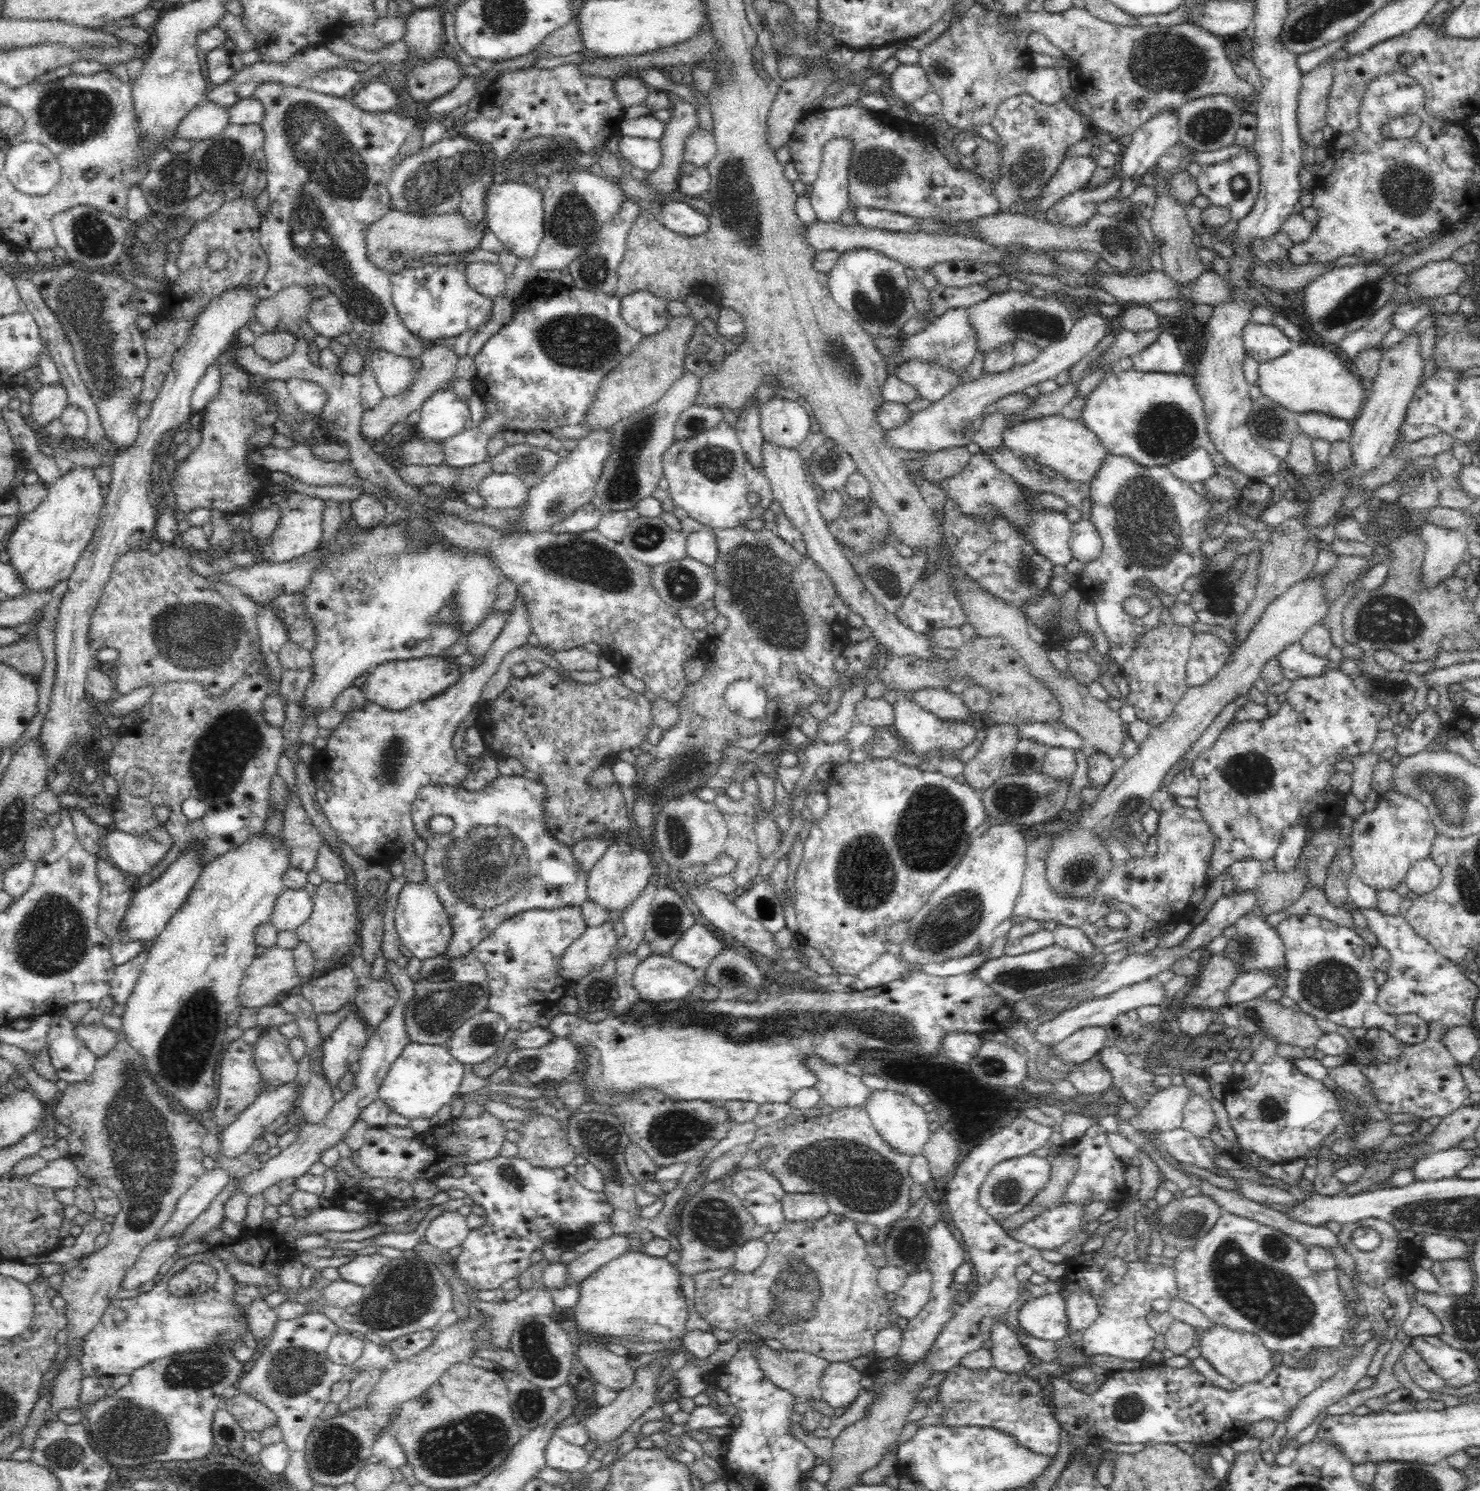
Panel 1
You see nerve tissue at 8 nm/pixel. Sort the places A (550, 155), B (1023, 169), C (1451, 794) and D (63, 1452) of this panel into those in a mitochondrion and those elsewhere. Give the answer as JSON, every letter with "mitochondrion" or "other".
{"A":"mitochondrion","B":"mitochondrion","C":"mitochondrion","D":"mitochondrion"}

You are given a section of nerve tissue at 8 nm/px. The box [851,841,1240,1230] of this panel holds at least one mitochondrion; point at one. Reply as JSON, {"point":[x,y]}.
{"point":[959,914]}

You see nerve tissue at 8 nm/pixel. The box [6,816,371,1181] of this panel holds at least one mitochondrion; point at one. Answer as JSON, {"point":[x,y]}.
{"point":[53,938]}

